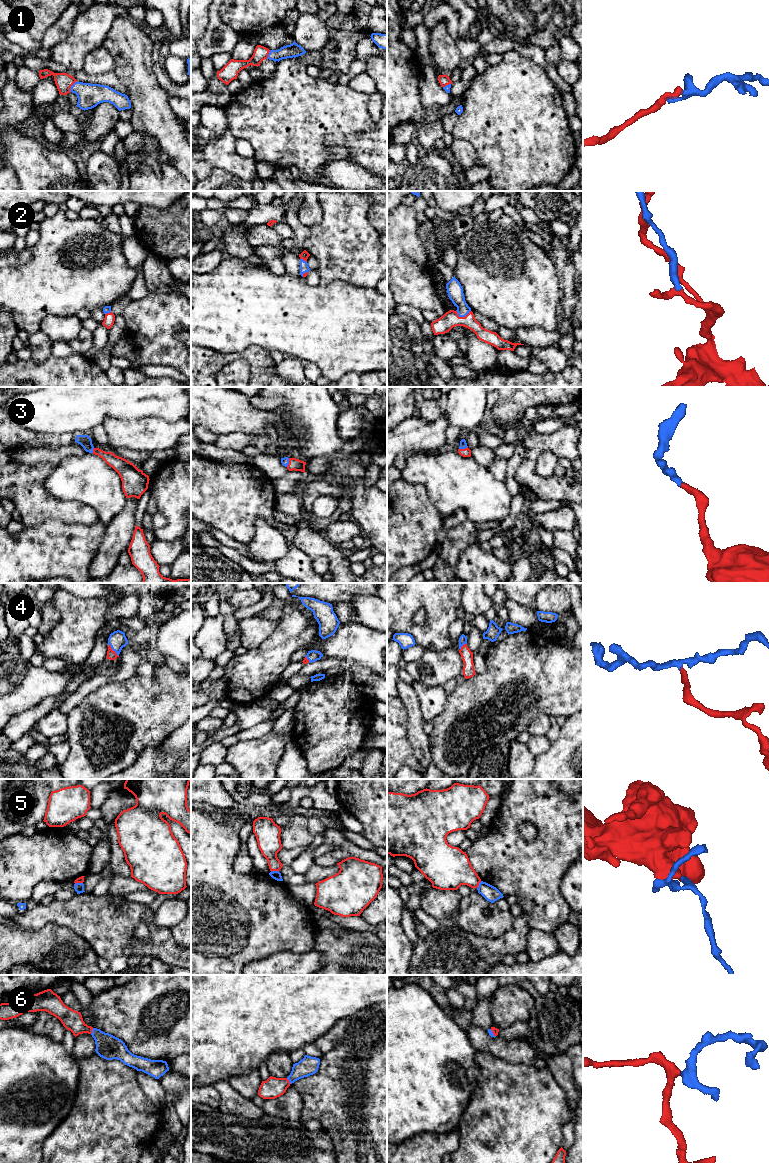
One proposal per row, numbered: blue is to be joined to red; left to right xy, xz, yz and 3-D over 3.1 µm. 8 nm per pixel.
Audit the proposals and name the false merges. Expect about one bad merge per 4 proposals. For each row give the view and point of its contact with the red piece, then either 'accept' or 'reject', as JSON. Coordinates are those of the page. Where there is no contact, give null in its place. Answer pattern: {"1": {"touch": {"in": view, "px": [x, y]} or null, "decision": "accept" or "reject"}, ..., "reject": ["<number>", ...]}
{"1": {"touch": {"in": "xy", "px": [71, 85]}, "decision": "accept"}, "2": {"touch": {"in": "yz", "px": [462, 317]}, "decision": "accept"}, "3": {"touch": {"in": "xz", "px": [289, 462]}, "decision": "accept"}, "4": {"touch": {"in": "xy", "px": [112, 650]}, "decision": "accept"}, "5": {"touch": {"in": "xz", "px": [275, 870]}, "decision": "reject"}, "6": {"touch": {"in": "xy", "px": [91, 1031]}, "decision": "accept"}, "reject": ["5"]}

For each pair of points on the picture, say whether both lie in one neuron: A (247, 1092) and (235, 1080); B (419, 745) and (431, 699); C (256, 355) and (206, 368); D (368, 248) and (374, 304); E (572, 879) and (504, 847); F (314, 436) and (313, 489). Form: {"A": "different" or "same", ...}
{"A": "same", "B": "different", "C": "same", "D": "different", "E": "different", "F": "different"}

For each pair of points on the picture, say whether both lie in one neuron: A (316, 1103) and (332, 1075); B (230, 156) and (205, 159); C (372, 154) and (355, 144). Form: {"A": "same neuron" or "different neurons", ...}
{"A": "same neuron", "B": "same neuron", "C": "same neuron"}

